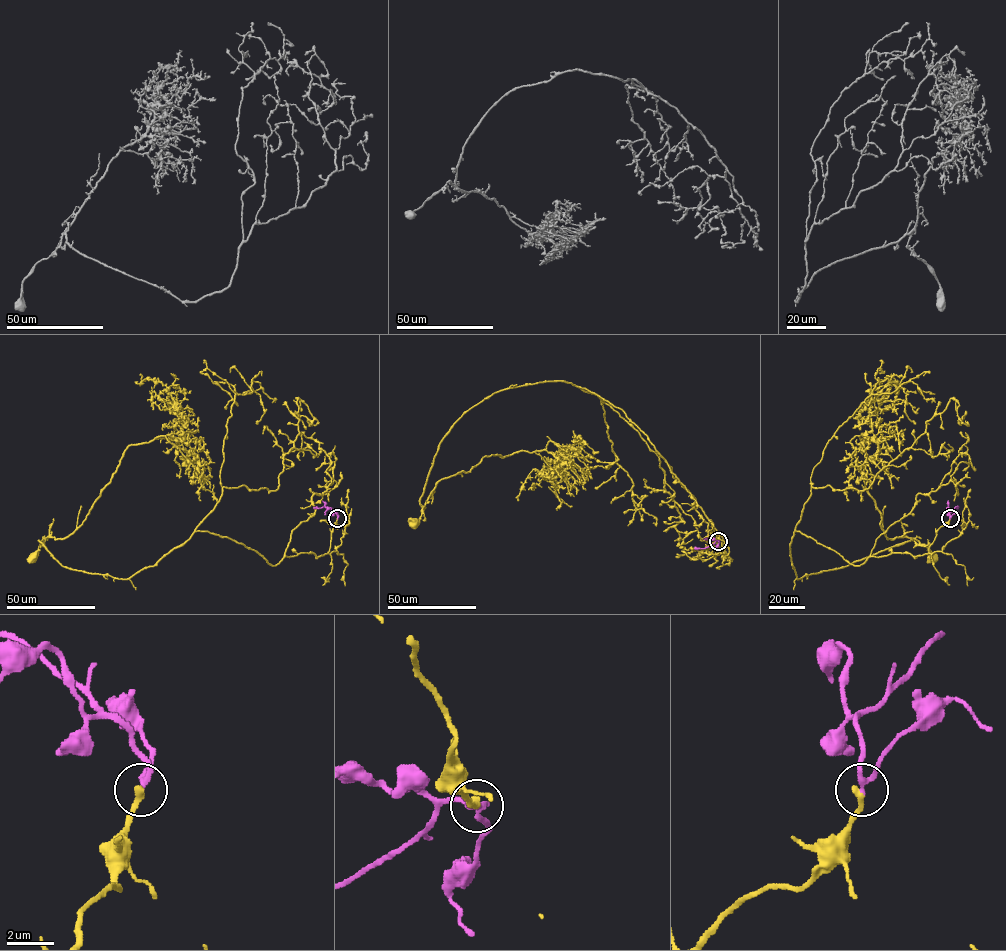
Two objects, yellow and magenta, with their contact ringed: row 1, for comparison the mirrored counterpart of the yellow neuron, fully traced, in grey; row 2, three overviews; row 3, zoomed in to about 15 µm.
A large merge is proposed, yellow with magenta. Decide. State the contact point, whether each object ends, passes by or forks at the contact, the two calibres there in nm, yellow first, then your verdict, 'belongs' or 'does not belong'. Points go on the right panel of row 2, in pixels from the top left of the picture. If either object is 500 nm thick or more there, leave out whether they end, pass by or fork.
at (950, 518); yellow ends there; magenta passes by; 300 nm thick on the yellow side, 200 nm on the other; belongs

